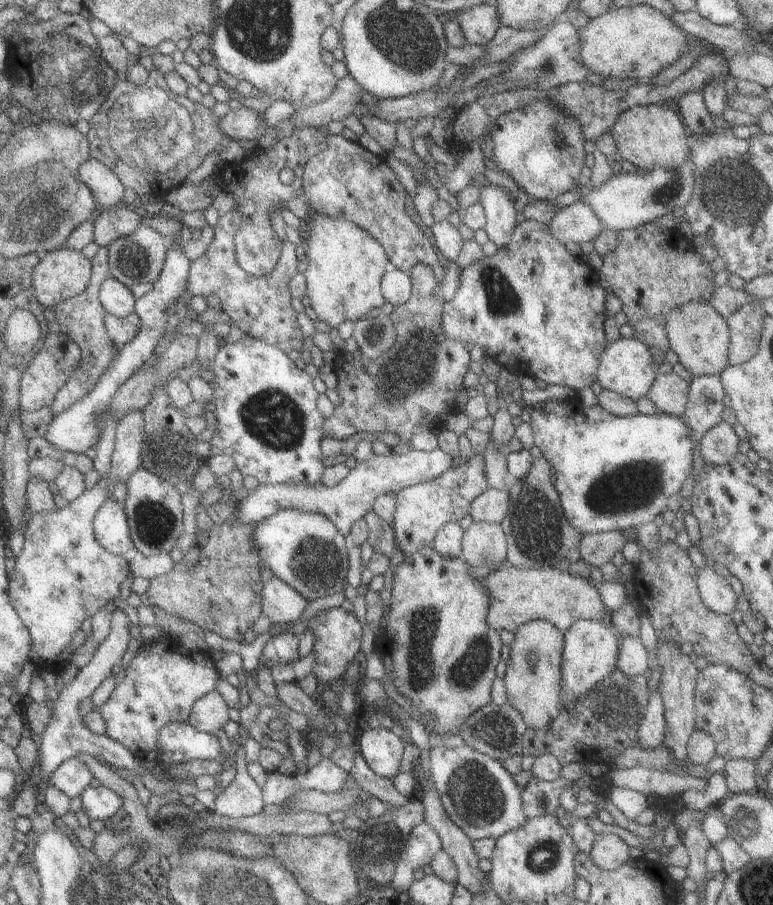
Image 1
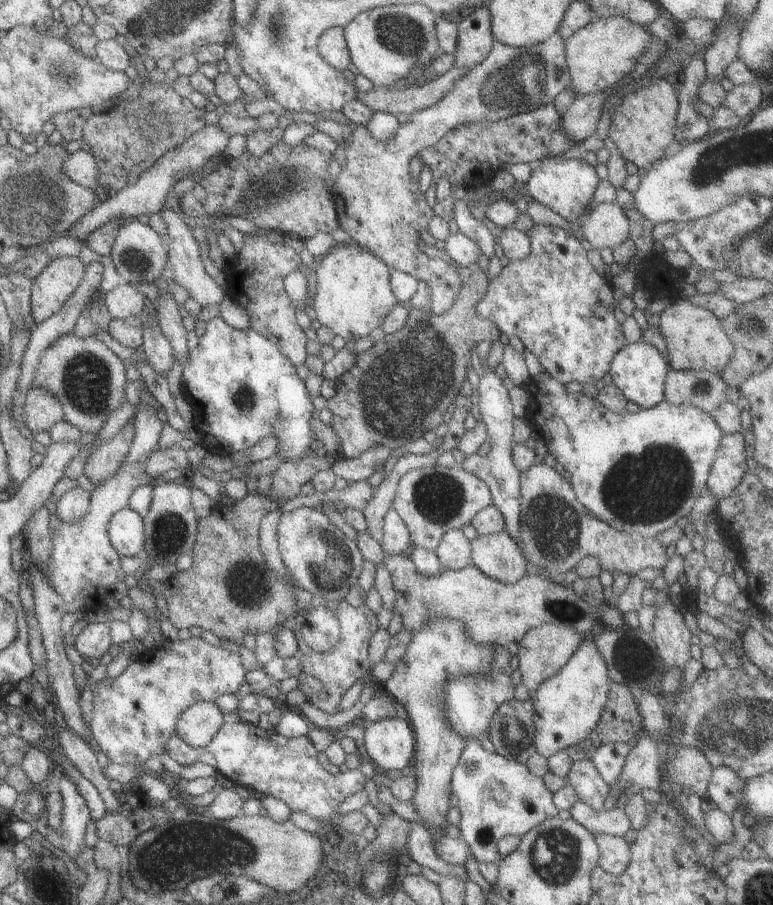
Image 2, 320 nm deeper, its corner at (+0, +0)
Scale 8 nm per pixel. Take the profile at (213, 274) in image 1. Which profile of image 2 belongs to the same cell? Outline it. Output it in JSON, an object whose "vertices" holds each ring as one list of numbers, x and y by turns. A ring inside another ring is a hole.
{"vertices":[[256,228,255,233,243,236,243,247,237,250,237,254,232,260,229,260,223,270,227,282,225,292,227,297,234,300,246,312,246,315,250,318,250,328,261,334,261,336,271,339,278,351,295,367,303,364,305,356,307,356,304,349,307,339,303,333,303,327,297,319,295,303,284,291,282,280,286,274,301,268,302,264,298,252,285,245,270,243,265,238,266,232,259,229,257,234]]}

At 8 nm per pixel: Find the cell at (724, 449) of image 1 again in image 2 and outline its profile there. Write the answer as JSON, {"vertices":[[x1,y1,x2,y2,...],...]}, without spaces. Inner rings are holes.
{"vertices":[[727,433,721,437,714,454,705,488,718,501,726,497,745,474,744,438,739,433]]}

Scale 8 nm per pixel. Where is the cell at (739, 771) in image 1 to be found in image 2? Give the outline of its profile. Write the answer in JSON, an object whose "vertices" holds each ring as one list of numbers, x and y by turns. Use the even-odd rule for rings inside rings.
{"vertices":[[727,767,712,768,704,803,713,802,721,812,730,814,739,808,744,780]]}

